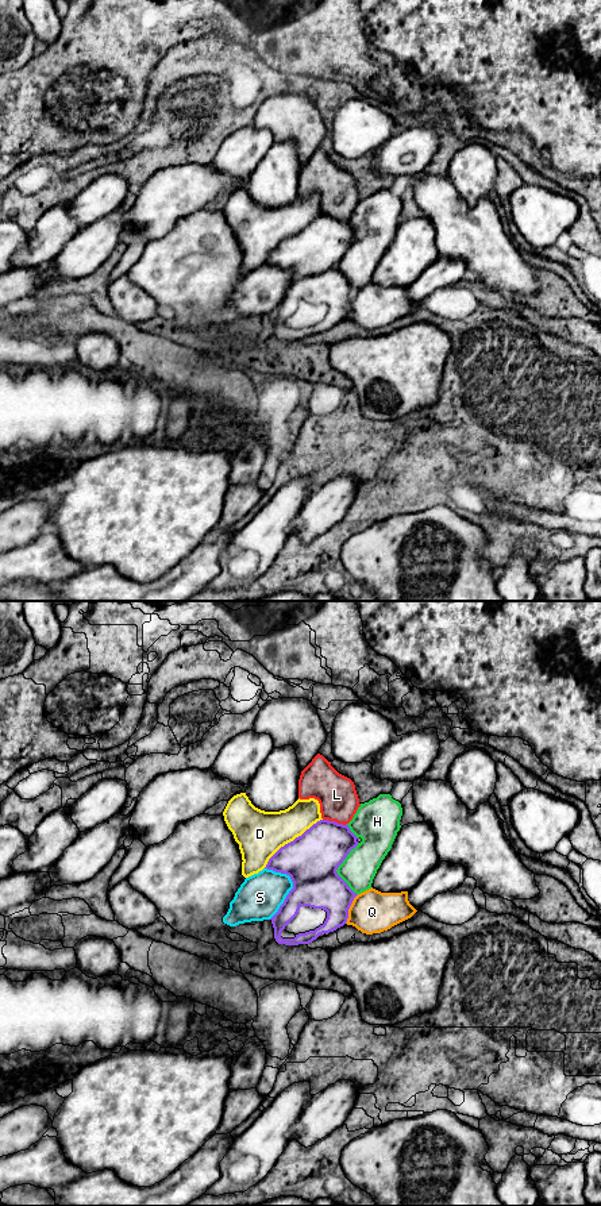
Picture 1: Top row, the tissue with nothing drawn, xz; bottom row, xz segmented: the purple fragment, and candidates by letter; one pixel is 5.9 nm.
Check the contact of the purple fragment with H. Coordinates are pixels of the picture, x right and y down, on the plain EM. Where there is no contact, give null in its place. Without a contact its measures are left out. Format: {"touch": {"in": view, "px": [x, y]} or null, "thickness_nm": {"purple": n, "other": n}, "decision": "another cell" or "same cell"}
{"touch": {"in": "xz", "px": [336, 264]}, "thickness_nm": {"purple": 320, "other": 200}, "decision": "another cell"}

